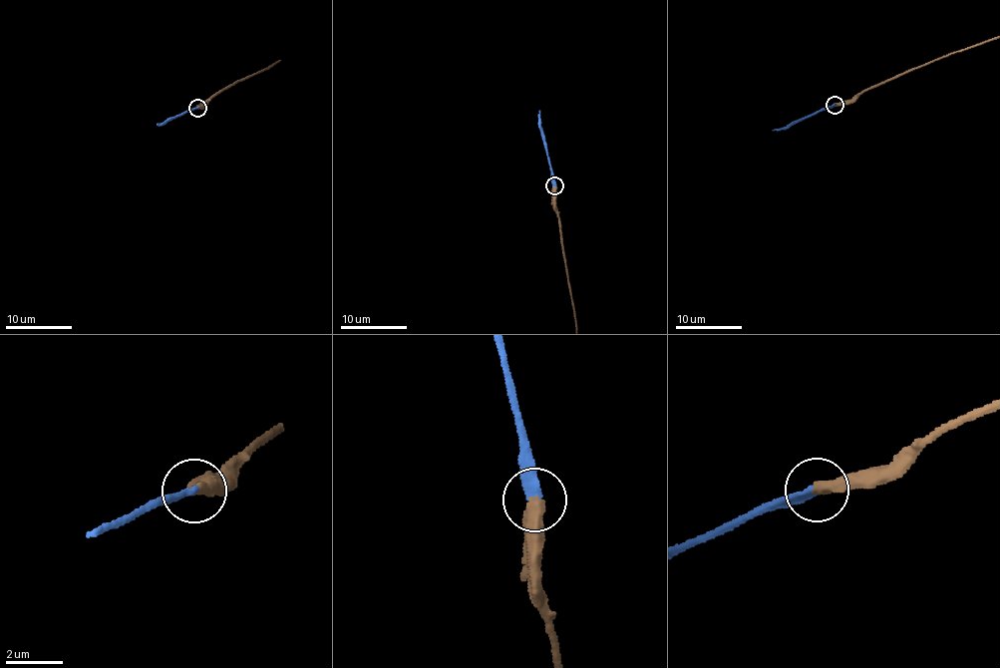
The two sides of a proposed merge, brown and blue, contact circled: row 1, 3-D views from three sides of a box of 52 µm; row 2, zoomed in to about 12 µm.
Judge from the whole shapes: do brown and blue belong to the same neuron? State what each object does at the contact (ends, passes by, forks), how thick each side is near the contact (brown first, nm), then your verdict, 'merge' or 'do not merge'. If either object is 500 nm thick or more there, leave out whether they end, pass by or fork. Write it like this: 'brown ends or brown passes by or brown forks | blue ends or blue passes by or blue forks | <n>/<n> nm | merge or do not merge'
brown ends | blue ends | 460/300 nm | merge

